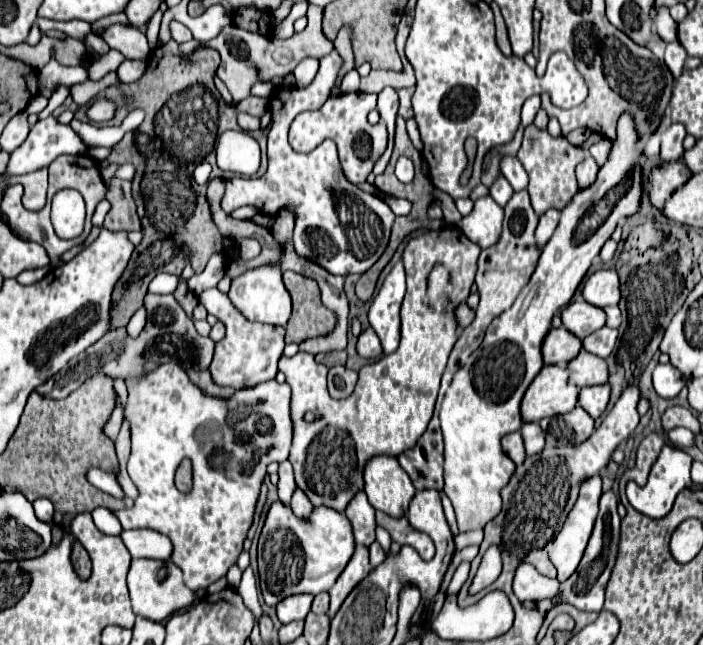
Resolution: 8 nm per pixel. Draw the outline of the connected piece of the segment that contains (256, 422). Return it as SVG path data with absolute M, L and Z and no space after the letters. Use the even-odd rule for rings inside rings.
M174 362L162 364L148 376L128 382L126 418L130 420L131 454L127 471L140 490L134 506L126 512L116 512L124 530L150 528L172 540L170 560L182 568L184 582L192 590L206 590L212 582L228 574L242 554L242 544L254 520L254 508L260 496L260 486L270 462L288 460L292 444L290 418L290 386L276 380L258 384L248 390L238 390L232 400L204 396ZM190 458L194 464L194 488L182 494L174 486L174 474L180 460Z

